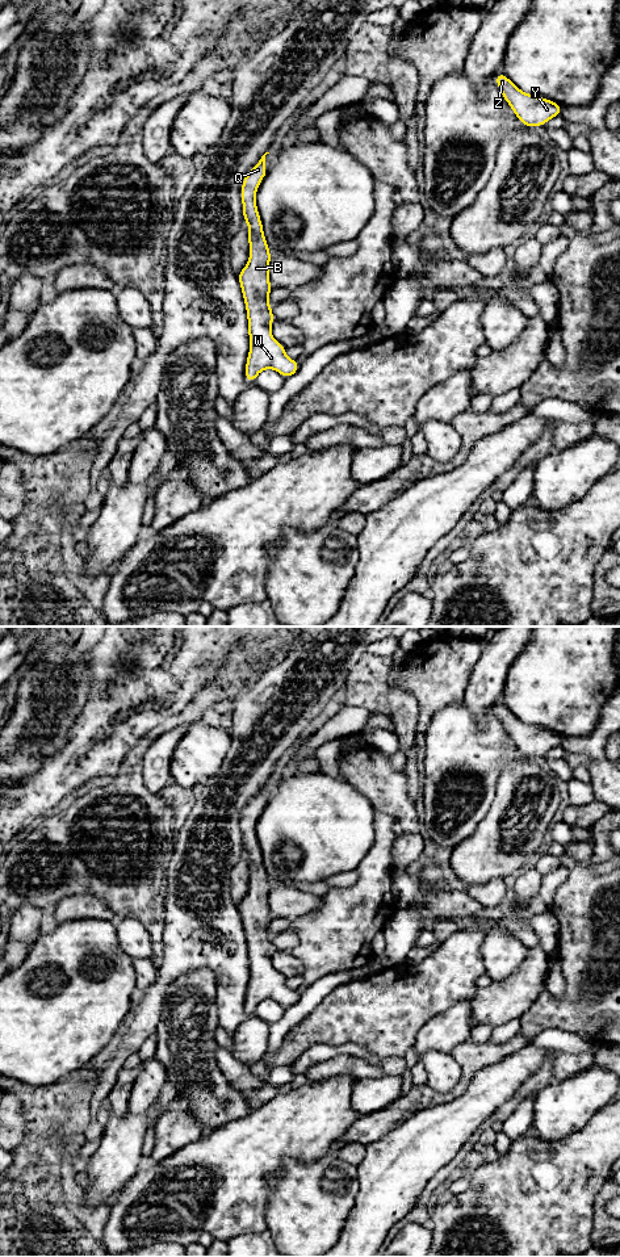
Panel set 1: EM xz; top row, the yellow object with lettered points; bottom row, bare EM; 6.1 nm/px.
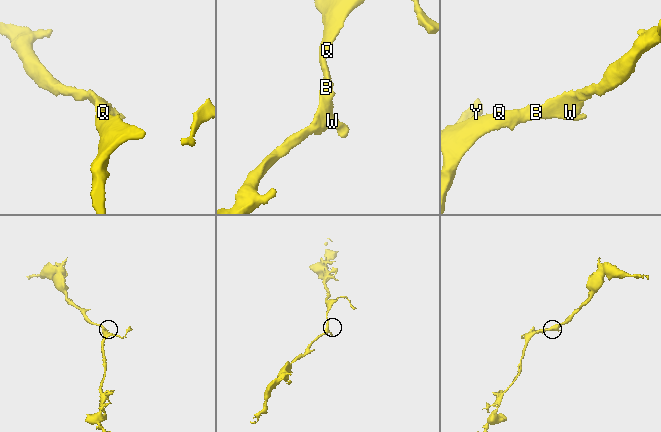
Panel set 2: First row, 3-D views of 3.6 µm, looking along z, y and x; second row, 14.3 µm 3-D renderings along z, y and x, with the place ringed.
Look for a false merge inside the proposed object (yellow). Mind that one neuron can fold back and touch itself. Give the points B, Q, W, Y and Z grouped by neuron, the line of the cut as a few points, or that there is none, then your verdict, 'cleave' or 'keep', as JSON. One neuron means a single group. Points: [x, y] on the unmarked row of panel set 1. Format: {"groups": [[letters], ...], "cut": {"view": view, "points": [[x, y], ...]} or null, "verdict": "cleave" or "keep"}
{"groups": [["B", "Q", "W", "Y", "Z"]], "cut": null, "verdict": "keep"}

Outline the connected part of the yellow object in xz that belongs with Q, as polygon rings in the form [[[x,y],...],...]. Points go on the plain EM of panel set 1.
[[[265,783],[257,795],[244,806],[240,820],[243,850],[248,855],[250,889],[238,904],[248,952],[250,982],[244,1007],[254,1014],[264,1000],[275,1000],[285,1010],[299,1001],[297,990],[289,989],[285,977],[276,972],[271,963],[275,952],[268,926],[273,921],[269,914],[269,892],[272,884],[264,867],[261,849],[256,838],[256,821],[265,806]]]

